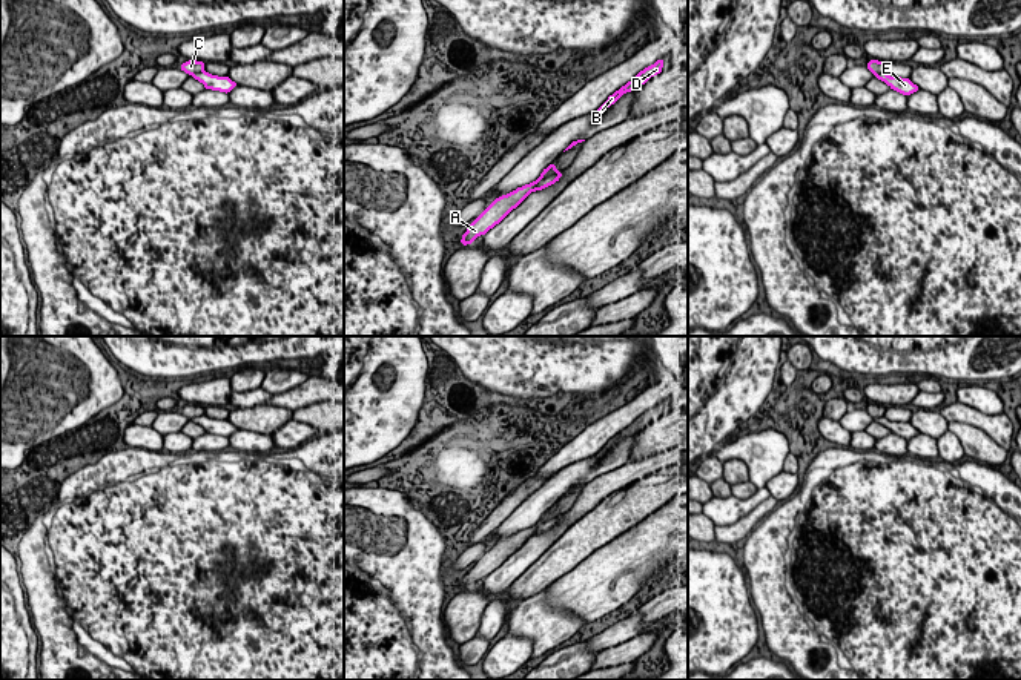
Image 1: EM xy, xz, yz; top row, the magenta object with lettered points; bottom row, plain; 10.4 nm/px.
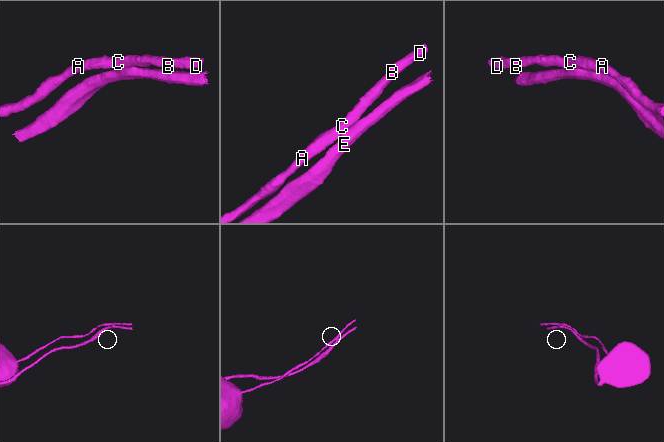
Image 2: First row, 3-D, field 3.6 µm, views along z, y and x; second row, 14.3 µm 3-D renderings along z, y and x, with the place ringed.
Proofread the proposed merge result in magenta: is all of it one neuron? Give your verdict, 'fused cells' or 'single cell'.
fused cells

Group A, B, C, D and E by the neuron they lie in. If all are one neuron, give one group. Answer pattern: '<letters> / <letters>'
A B C D / E

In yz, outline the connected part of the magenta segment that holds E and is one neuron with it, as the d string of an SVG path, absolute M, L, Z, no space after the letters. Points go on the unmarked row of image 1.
M875 418L875 422L880 422L886 428L890 430L890 433L904 437L909 441L910 437L920 434L917 428L914 428L909 422L901 422L901 421L889 421L886 418Z

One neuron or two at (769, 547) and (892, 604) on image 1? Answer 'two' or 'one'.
one

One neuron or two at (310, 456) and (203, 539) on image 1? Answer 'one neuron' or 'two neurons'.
one neuron

